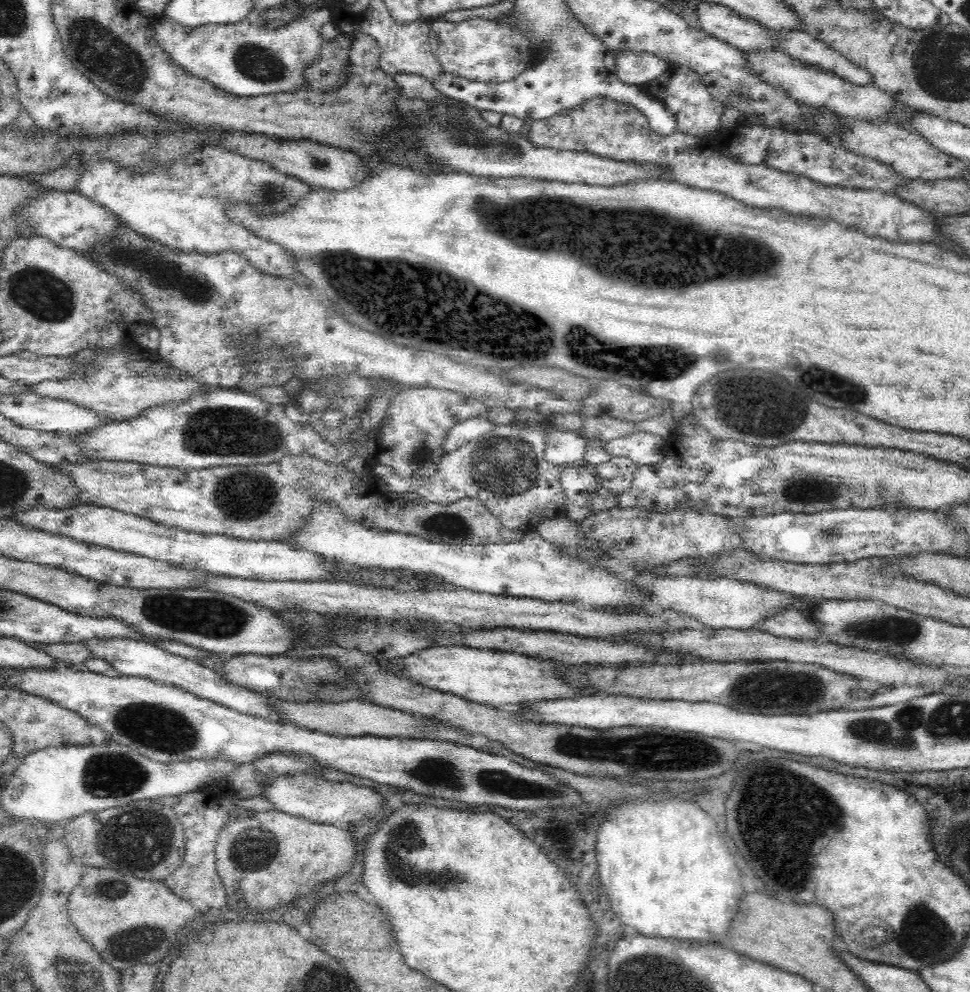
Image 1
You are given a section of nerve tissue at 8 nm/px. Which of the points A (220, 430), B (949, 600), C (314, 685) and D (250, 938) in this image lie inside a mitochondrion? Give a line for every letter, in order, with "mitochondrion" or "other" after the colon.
A: mitochondrion
B: other
C: mitochondrion
D: other

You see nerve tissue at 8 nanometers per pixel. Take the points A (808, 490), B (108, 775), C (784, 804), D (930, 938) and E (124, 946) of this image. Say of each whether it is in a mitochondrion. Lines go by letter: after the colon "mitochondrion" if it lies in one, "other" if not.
A: mitochondrion
B: mitochondrion
C: mitochondrion
D: mitochondrion
E: mitochondrion

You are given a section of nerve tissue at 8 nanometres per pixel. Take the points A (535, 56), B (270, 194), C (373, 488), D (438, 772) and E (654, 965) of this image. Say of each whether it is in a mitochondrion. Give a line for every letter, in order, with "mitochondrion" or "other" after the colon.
A: other
B: mitochondrion
C: other
D: mitochondrion
E: mitochondrion

